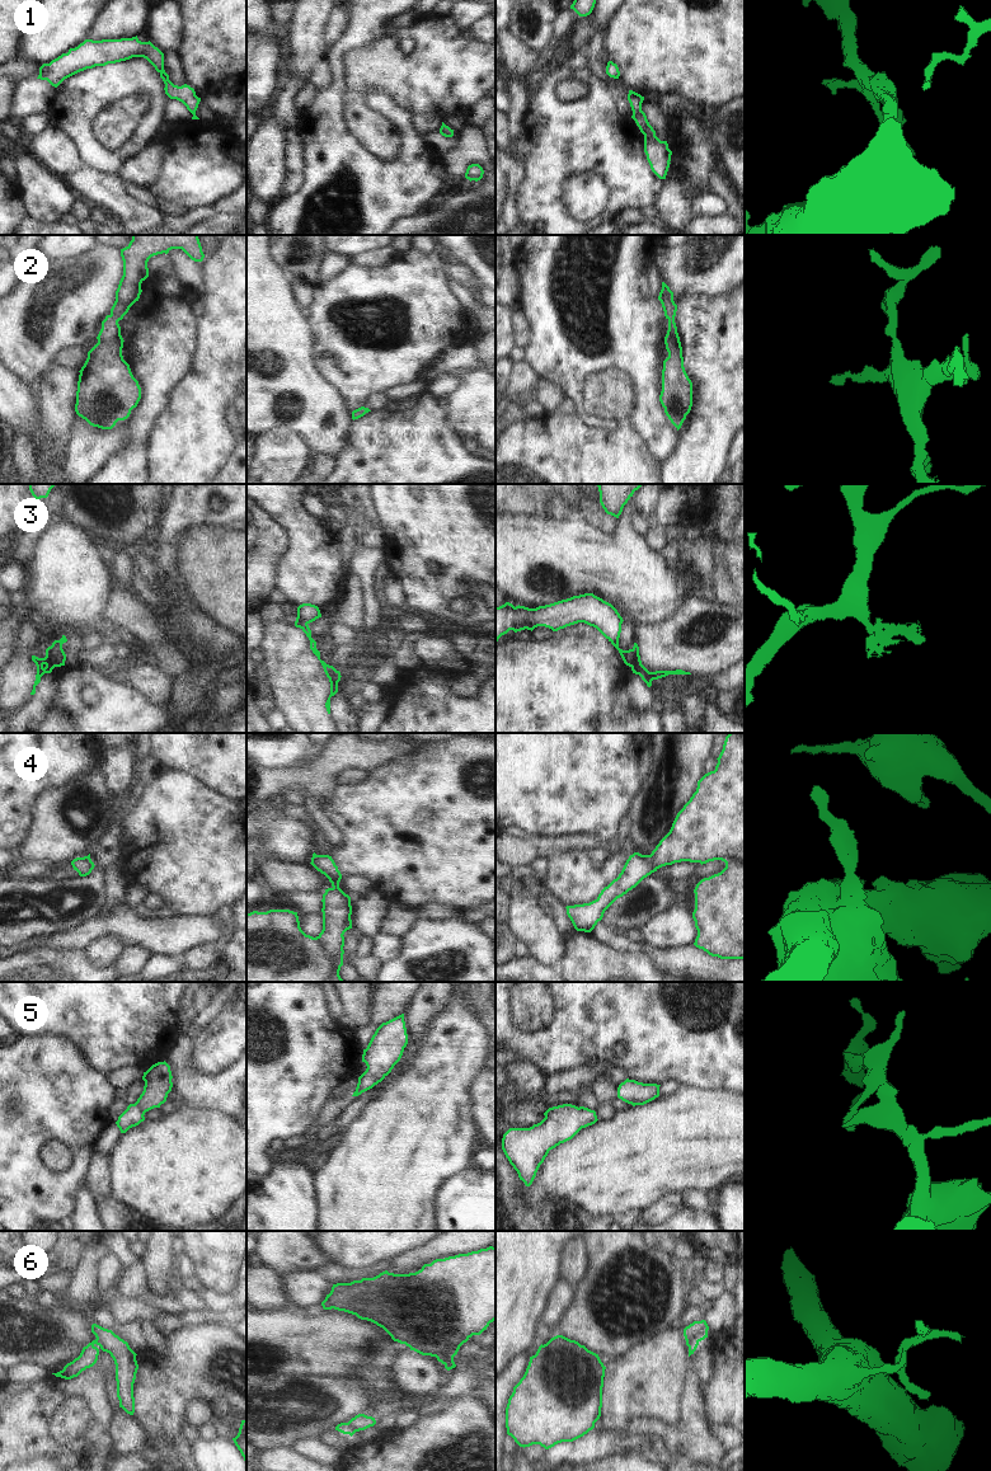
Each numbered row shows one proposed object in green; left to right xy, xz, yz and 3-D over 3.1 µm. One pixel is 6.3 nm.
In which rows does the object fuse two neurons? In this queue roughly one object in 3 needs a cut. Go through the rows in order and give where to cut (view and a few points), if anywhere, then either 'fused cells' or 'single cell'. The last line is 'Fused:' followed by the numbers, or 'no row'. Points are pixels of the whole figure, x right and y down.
1: cut none; single cell
2: cut none; single cell
3: cut xy (61, 643), (53, 647), (46, 656), (46, 662), (51, 667); fused cells
4: cut none; single cell
5: cut none; single cell
6: cut yz (698, 1340), (691, 1340), (687, 1345); fused cells
Fused: 3, 6

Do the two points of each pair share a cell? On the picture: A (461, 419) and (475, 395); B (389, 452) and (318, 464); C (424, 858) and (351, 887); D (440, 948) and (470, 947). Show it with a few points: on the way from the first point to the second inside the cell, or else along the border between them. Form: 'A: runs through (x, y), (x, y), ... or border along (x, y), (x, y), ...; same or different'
A: runs through (468, 413), (475, 405), (475, 402); same
B: border along (337, 459), (332, 470); different
C: border along (342, 875), (360, 874), (370, 883), (371, 888); different
D: runs through (447, 948), (463, 948); same

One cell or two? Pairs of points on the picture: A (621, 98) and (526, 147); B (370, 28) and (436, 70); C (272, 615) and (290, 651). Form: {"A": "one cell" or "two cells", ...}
{"A": "two cells", "B": "two cells", "C": "two cells"}

